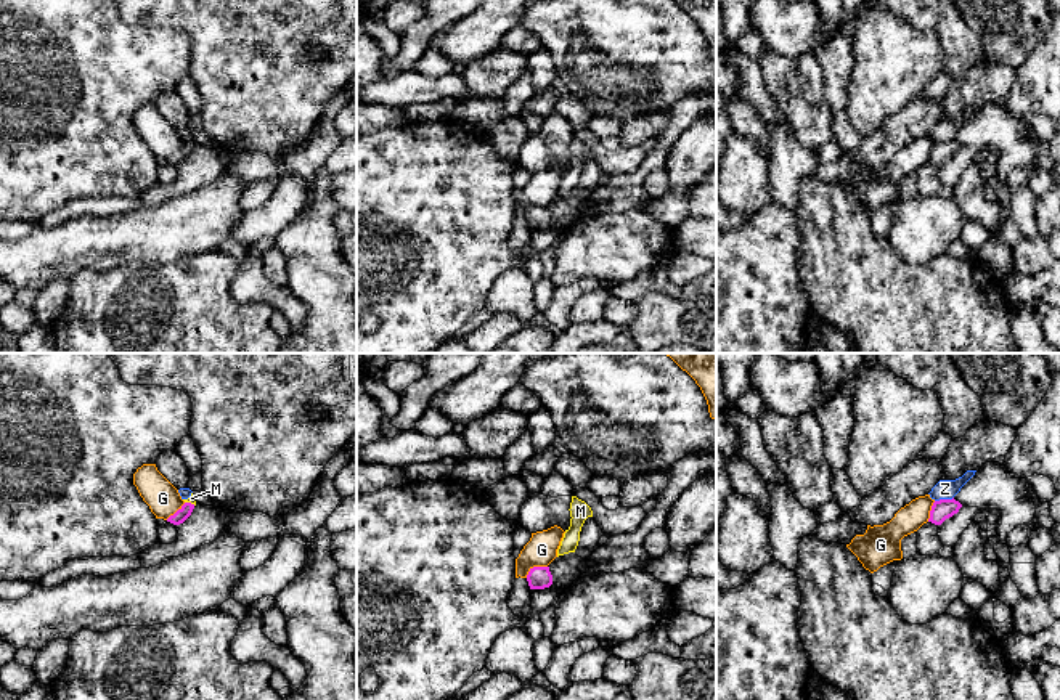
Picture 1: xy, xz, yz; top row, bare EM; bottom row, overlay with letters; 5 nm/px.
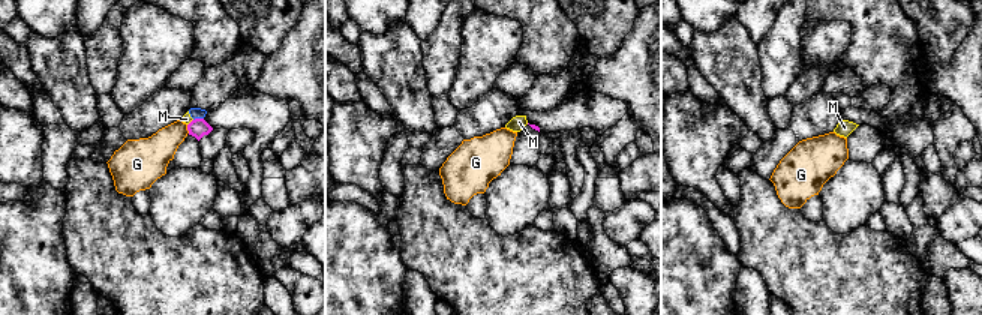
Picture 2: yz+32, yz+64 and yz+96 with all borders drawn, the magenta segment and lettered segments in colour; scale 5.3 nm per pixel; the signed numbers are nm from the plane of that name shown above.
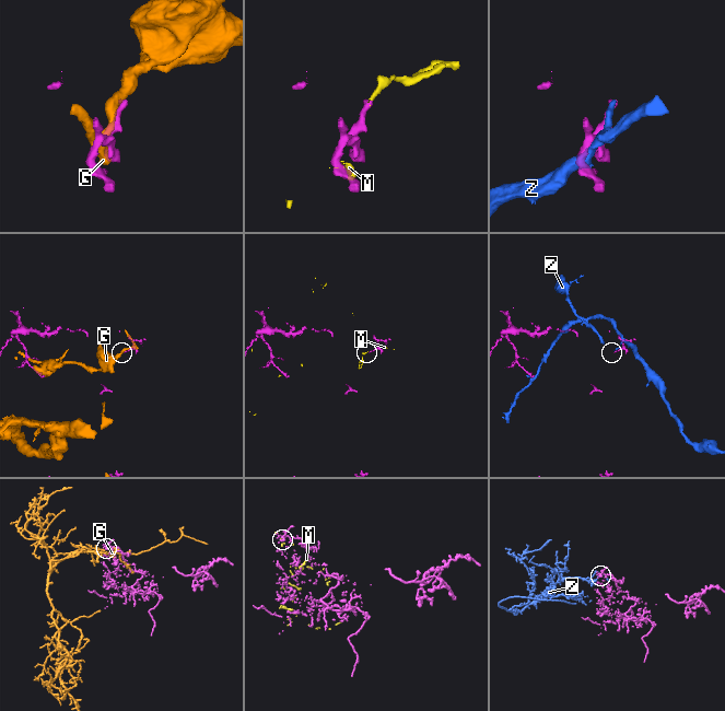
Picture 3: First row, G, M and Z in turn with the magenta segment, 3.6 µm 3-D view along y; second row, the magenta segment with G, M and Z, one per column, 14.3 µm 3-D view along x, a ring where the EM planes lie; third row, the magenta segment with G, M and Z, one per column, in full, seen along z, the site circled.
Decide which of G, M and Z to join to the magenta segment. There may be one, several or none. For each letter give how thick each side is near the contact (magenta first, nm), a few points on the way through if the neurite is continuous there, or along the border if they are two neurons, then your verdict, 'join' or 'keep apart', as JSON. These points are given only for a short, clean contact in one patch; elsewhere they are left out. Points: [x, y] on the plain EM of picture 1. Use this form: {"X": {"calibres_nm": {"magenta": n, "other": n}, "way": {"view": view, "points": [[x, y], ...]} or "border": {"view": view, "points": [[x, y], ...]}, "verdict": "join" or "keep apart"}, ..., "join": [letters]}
{"G": {"calibres_nm": {"magenta": 110, "other": 160}, "verdict": "keep apart"}, "M": {"calibres_nm": {"magenta": 70, "other": 30}, "border": {"view": "xy", "points": [[185, 142], [195, 145]]}, "verdict": "keep apart"}, "Z": {"calibres_nm": {"magenta": 100, "other": 100}, "verdict": "keep apart"}, "join": []}

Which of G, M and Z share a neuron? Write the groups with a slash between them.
G / M Z

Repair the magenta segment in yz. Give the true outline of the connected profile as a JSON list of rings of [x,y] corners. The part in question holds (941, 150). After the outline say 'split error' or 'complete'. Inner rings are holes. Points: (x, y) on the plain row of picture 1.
[[[954,138],[935,141],[932,146],[932,151],[930,151],[928,162],[932,162],[935,165],[941,165],[946,159],[957,154],[960,148],[962,148],[962,144],[959,141],[956,141]]]; complete

